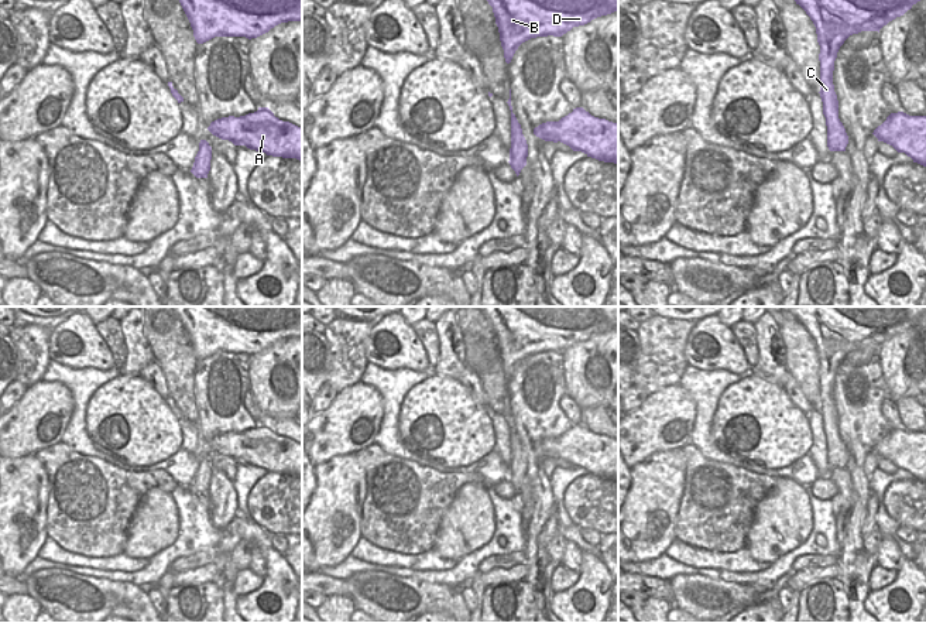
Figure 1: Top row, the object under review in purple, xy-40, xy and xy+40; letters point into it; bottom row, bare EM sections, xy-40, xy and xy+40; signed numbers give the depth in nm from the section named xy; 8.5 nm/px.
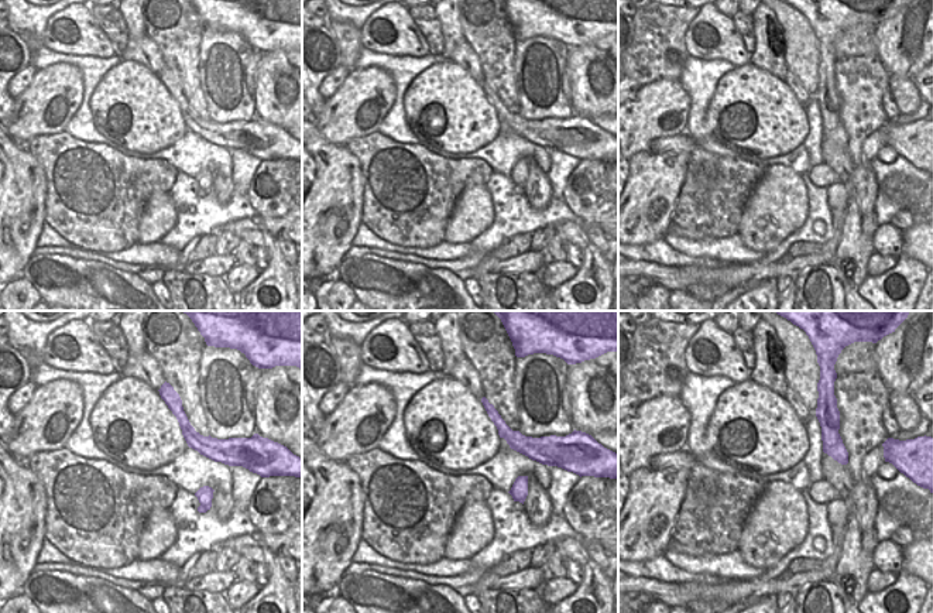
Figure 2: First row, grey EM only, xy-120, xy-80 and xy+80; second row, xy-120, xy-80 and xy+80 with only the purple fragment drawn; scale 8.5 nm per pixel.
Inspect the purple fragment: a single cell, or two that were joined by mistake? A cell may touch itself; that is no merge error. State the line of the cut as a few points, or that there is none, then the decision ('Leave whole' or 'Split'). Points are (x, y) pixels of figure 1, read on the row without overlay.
No split. Leave whole

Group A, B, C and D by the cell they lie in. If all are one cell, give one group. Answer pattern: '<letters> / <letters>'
A B C D

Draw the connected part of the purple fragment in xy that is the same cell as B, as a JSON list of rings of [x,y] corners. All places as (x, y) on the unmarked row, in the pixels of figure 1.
[[[456,307],[456,308],[477,308],[493,324],[493,329],[495,333],[495,340],[498,343],[500,357],[501,357],[501,363],[504,366],[504,374],[505,374],[507,380],[511,379],[518,363],[531,355],[548,353],[548,352],[562,353],[563,350],[570,348],[573,343],[584,342],[597,333],[607,332],[607,331],[611,331],[618,326],[618,307]]]

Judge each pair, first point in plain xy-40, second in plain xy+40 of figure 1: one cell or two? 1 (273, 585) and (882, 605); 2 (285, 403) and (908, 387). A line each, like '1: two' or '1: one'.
1: one
2: one

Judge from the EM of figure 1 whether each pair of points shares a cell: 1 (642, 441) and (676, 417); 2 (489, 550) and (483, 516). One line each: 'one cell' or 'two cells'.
1: one cell
2: two cells

